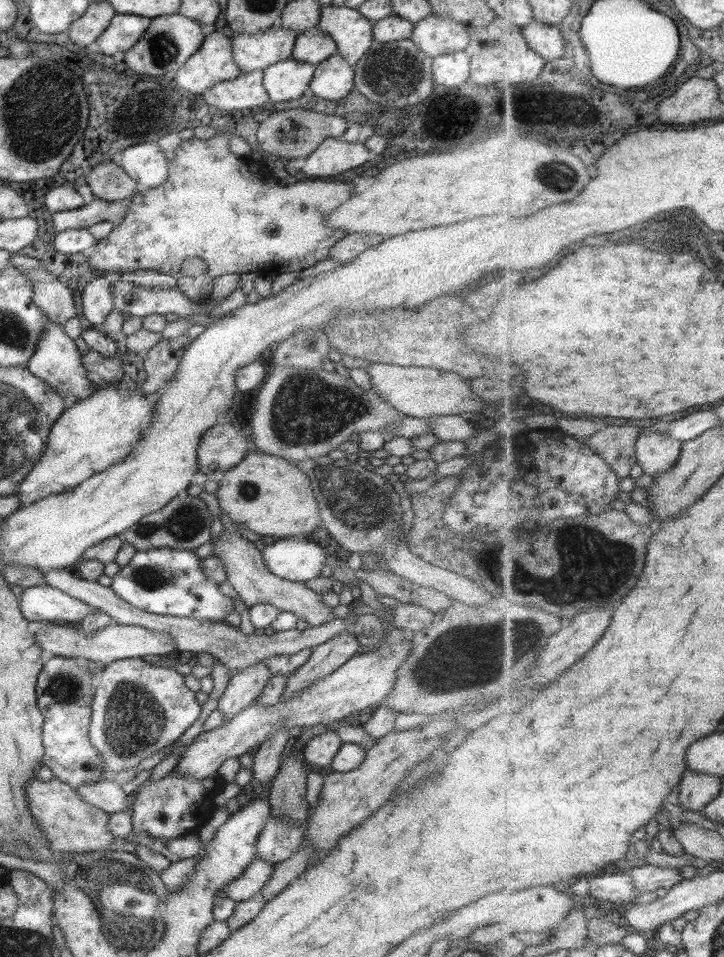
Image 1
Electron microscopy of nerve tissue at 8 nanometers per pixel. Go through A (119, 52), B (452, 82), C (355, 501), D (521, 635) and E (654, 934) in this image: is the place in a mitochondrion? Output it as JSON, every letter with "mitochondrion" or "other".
{"A":"other","B":"other","C":"mitochondrion","D":"mitochondrion","E":"other"}

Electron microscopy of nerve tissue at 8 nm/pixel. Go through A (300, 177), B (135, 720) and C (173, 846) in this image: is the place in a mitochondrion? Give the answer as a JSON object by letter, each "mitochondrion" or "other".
{"A":"other","B":"mitochondrion","C":"other"}

